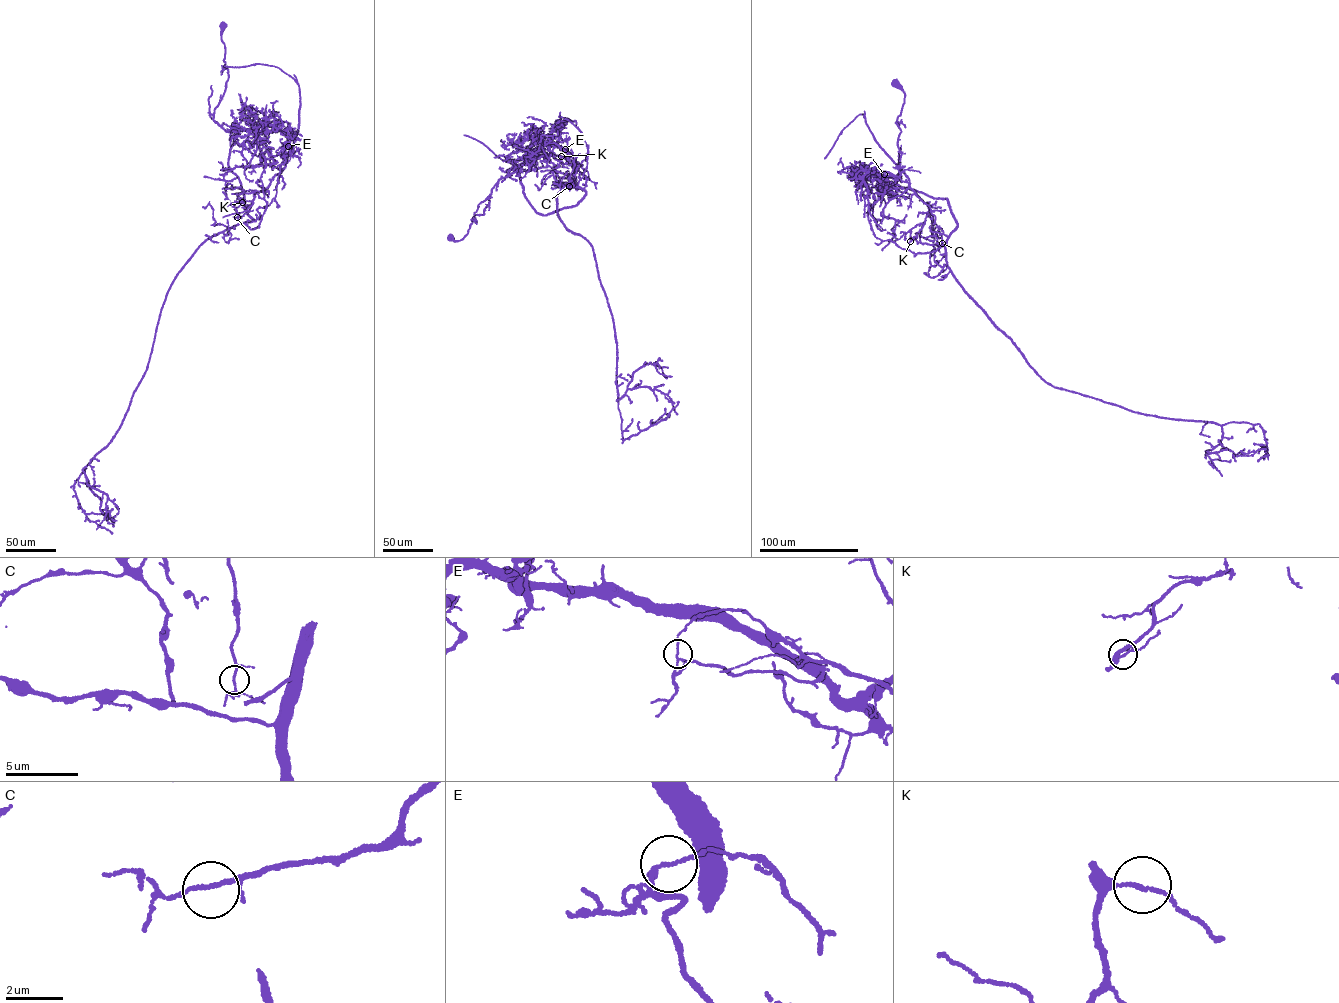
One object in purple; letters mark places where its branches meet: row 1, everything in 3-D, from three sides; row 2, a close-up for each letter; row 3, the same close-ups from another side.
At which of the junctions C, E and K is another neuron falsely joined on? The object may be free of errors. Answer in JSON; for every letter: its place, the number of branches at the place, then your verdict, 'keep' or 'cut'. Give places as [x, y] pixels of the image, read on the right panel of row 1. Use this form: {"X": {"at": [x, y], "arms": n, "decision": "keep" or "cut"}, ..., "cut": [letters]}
{"C": {"at": [942, 243], "arms": 2, "decision": "keep"}, "E": {"at": [884, 174], "arms": 2, "decision": "cut"}, "K": {"at": [910, 241], "arms": 2, "decision": "keep"}, "cut": ["E"]}

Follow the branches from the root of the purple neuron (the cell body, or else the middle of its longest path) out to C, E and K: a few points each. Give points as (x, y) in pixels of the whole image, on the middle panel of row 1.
C: (450, 238), (467, 234), (495, 185), (539, 146), (572, 153), (577, 167), (569, 184), (576, 184), (569, 186)
E: (450, 238), (467, 234), (492, 188), (529, 153), (554, 144), (570, 156), (565, 149)
K: (450, 238), (467, 234), (495, 185), (539, 146), (571, 153), (575, 180), (557, 175), (561, 156)

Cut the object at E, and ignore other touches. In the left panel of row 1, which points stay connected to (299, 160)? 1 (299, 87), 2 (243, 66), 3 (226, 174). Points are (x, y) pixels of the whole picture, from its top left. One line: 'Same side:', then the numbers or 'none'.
Same side: none

